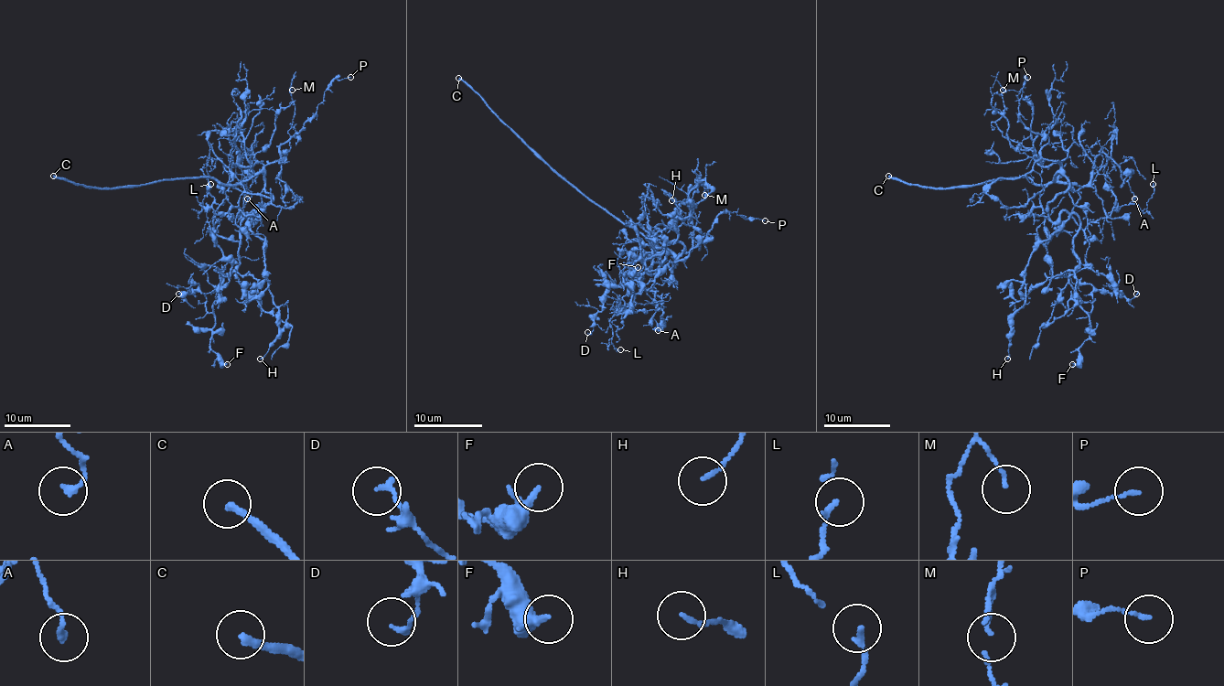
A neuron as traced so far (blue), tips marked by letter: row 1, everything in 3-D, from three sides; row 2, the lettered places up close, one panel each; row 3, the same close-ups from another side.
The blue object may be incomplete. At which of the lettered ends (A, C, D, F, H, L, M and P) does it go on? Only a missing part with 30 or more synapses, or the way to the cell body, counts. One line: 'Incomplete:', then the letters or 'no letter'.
Incomplete: C

